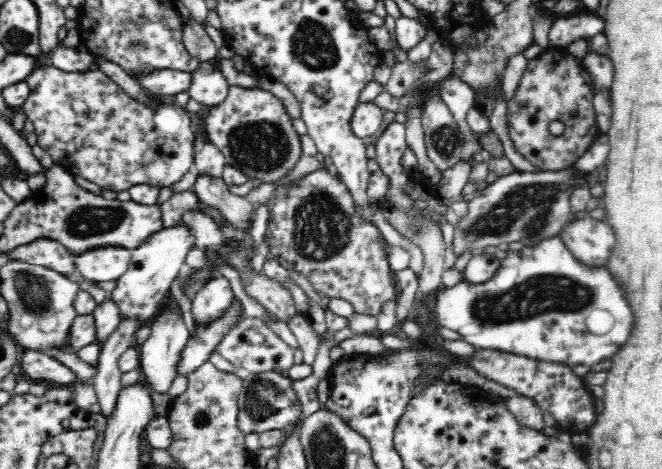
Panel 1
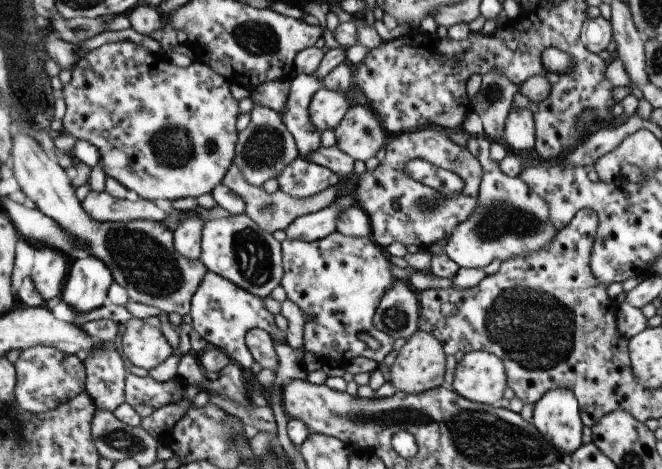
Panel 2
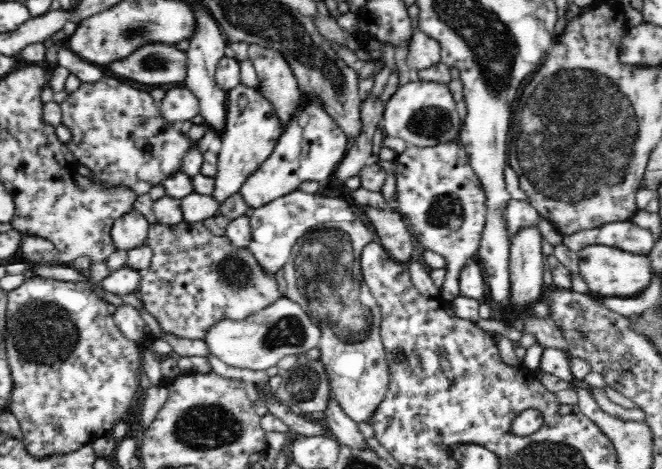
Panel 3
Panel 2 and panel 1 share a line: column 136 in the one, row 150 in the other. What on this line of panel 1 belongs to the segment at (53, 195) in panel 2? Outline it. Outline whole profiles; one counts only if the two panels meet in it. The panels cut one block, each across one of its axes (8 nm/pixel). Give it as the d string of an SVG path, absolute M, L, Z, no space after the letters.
M230 86L227 97L208 110L204 130L209 142L222 152L228 165L252 179L270 184L277 183L292 170L303 154L292 119L284 104L270 91Z

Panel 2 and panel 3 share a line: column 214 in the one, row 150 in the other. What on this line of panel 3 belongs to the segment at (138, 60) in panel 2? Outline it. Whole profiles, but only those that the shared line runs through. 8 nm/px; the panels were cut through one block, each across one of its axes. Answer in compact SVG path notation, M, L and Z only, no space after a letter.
M104 76L102 80L94 82L94 84L82 83L78 90L70 93L59 105L62 113L61 122L72 132L72 140L68 142L67 146L70 148L73 156L76 157L78 164L87 166L91 172L93 172L94 176L88 178L92 183L106 183L106 185L112 185L112 187L120 185L136 192L137 195L146 194L153 186L160 185L163 180L170 178L175 172L181 170L183 157L186 155L186 152L190 150L190 146L192 146L192 140L180 132L178 125L170 124L163 119L161 111L159 110L159 105L152 99L150 92L144 92L143 90L136 89L132 85L123 84L122 81L118 81L116 78Z

